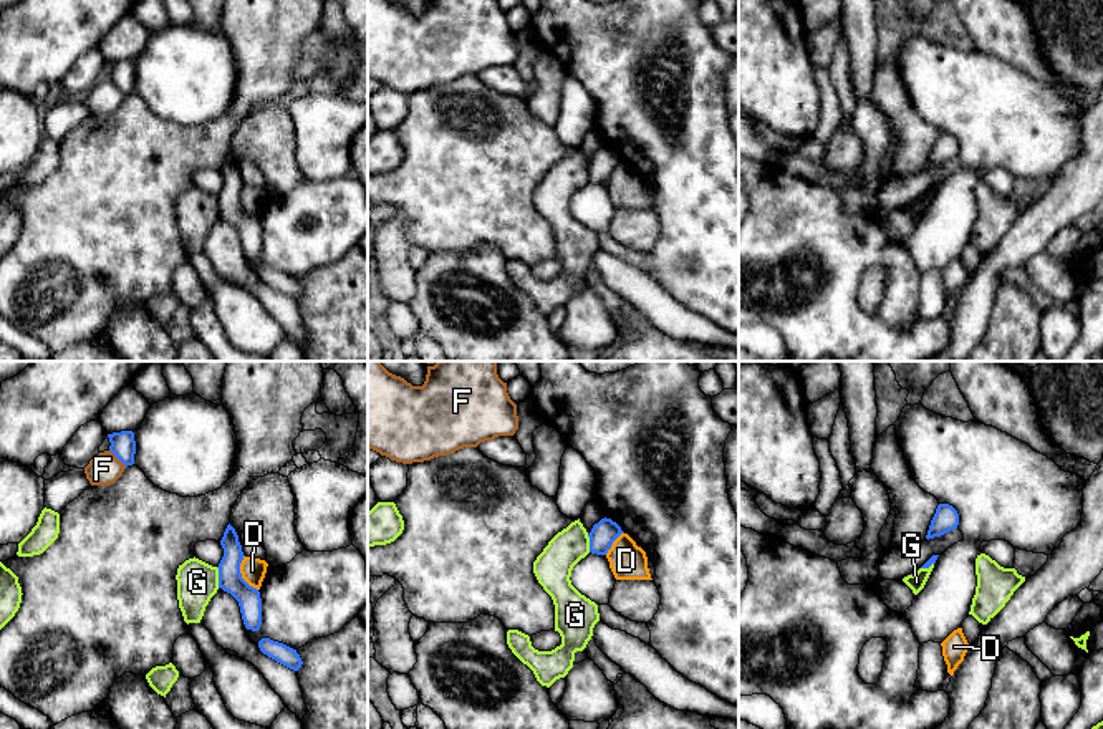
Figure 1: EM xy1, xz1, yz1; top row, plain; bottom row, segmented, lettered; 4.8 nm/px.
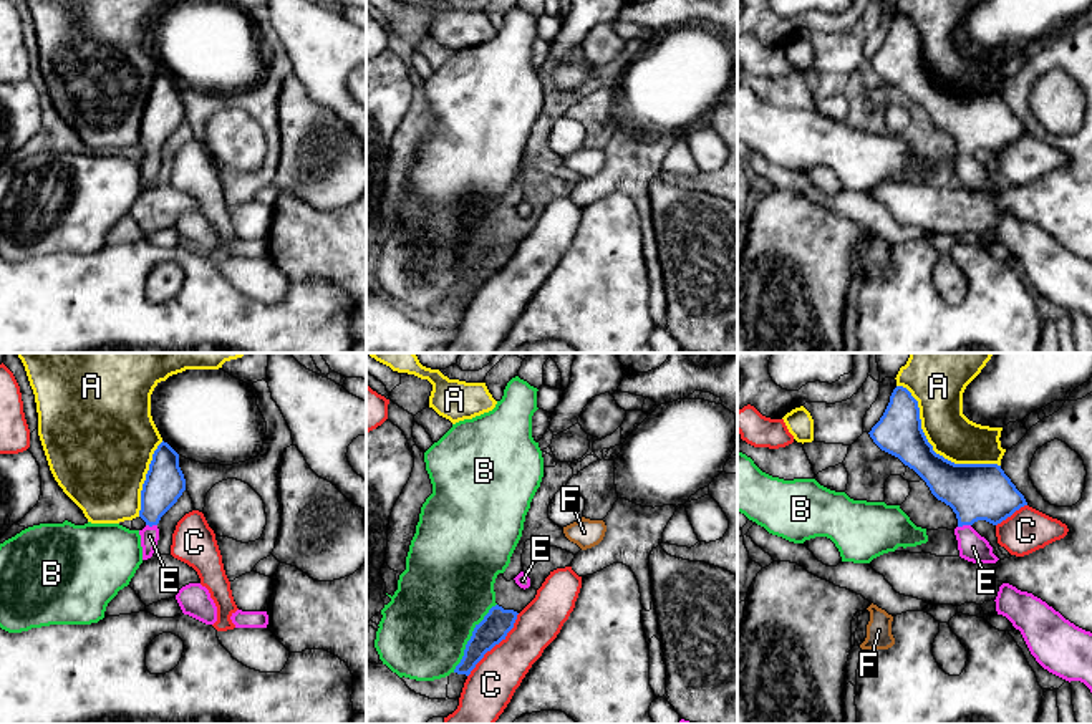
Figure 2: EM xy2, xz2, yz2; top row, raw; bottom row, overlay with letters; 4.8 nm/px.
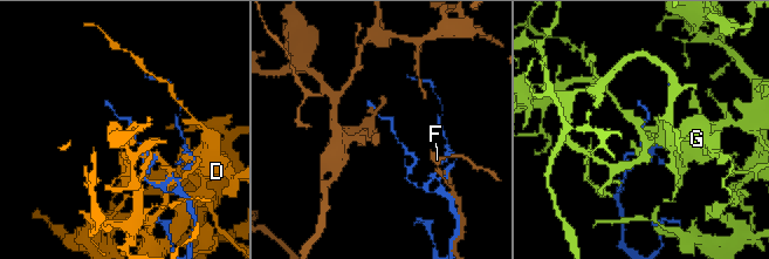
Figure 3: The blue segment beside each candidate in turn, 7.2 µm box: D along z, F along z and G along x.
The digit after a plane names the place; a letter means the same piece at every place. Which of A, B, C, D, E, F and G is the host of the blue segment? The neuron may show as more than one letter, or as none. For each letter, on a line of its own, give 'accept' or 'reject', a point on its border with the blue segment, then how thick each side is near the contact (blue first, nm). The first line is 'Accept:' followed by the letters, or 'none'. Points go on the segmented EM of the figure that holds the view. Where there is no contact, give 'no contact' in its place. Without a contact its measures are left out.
Accept: E
A: reject; contact yz2 (932, 448); calibres 240 and 220 nm
B: reject; contact xz2 (471, 638); calibres 140 and 440 nm
C: reject; contact xz2 (494, 645); calibres 140 and 240 nm
D: reject; contact xy1 (240, 574); calibres 120 and 120 nm
E: accept; contact yz2 (963, 524); calibres 280 and 140 nm
F: reject; contact xy1 (118, 458); calibres 120 and 160 nm
G: reject; contact xy1 (219, 577); calibres 120 and 200 nm

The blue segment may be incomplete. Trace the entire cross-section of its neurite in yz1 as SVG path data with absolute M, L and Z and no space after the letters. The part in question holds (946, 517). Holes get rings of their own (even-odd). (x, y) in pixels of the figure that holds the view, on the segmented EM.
M939 504L934 517L931 520L926 538L929 540L934 537L941 537L941 535L957 529L957 525L959 525L957 510L949 504Z

